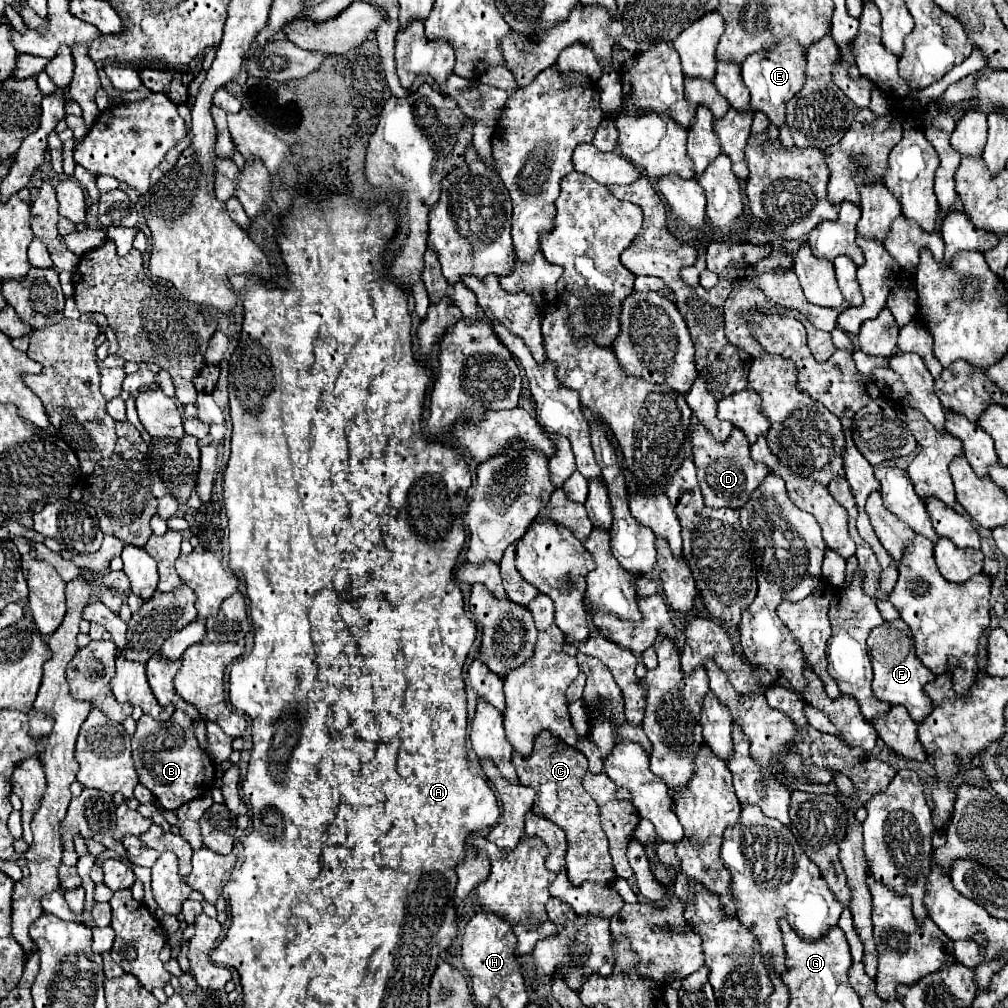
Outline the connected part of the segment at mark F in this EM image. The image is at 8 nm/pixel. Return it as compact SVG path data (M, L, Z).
M901 619L875 627L867 639L867 651L869 651L871 665L873 665L873 675L875 675L873 677L873 695L879 701L887 701L891 705L905 707L917 725L923 723L923 719L929 717L929 713L933 711L931 699L925 693L925 685L929 681L933 681L935 675L917 659L909 627Z

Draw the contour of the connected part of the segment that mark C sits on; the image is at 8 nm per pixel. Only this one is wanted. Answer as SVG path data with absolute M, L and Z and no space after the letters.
M541 733L535 739L531 757L521 757L519 753L513 753L513 765L517 769L519 781L537 789L533 813L557 823L567 835L565 861L571 885L579 887L585 881L613 881L617 875L611 865L609 843L601 827L601 813L597 809L597 803L581 785L581 779L587 773L587 757L579 749L561 741L559 737L553 737L551 733Z

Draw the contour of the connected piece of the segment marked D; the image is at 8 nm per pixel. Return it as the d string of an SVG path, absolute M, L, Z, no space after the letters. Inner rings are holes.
M699 425L693 431L693 455L695 455L697 479L703 493L703 501L711 509L729 507L733 511L739 511L745 505L745 501L749 501L751 493L769 475L769 469L765 465L757 465L751 461L747 437L739 429L733 431L733 437L729 437L727 443L719 443L713 441L711 433L703 425Z

